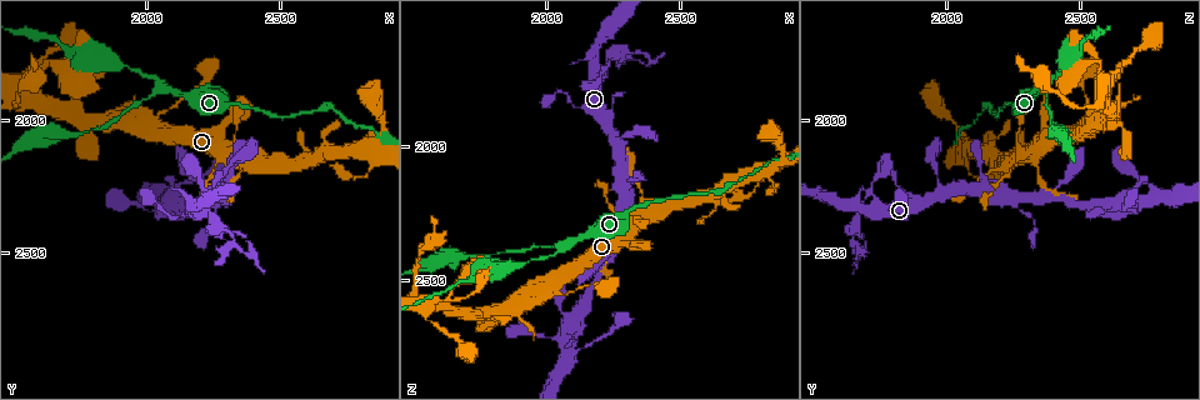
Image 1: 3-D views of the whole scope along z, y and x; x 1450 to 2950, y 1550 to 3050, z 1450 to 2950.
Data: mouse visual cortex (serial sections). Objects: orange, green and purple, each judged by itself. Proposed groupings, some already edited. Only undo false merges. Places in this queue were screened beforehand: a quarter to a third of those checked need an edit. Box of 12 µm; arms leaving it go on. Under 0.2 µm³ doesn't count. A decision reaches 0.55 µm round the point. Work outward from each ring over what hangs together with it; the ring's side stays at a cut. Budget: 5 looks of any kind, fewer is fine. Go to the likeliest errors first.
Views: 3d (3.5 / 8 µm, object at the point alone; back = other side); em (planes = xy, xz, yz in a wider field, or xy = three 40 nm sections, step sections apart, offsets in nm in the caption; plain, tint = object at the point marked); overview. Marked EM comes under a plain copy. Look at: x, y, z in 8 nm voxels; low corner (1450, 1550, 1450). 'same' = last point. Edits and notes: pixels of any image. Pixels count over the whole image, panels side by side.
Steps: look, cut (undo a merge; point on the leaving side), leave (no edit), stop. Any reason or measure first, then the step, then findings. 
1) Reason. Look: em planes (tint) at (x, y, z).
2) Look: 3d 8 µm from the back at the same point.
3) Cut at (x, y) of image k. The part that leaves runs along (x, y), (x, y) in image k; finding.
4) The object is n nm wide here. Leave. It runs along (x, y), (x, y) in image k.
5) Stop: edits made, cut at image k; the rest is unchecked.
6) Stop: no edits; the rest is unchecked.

Look: 3d 3.5 µm at (2070, 1880, 2360).

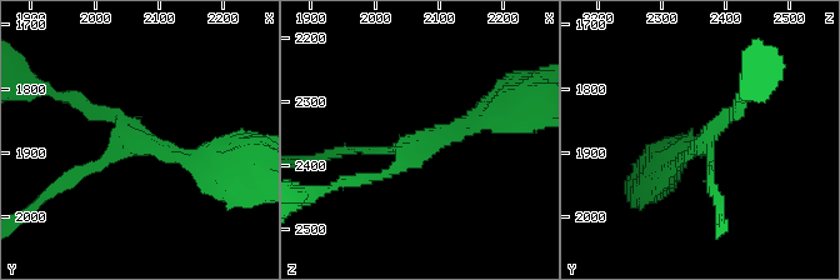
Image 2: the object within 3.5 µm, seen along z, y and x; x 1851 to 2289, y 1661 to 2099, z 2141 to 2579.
3 arms meet here; the arms are 150, 150, 200 nm wide; now the EM. Look: em xy step 5 (tint) at (2065, 1885, 2370).

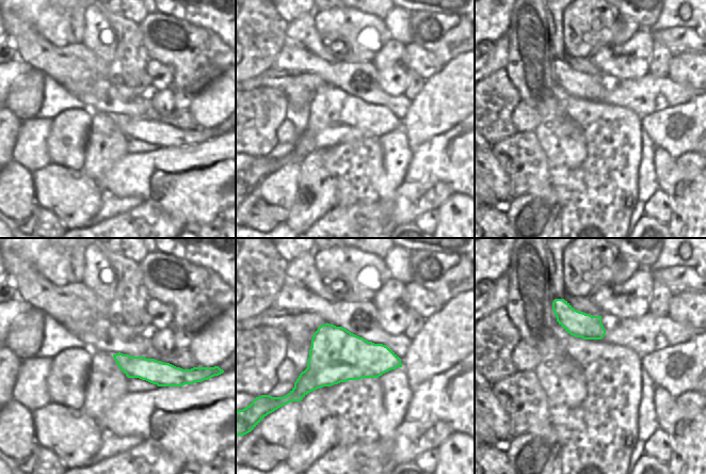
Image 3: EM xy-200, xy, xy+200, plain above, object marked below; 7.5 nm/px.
Leave. It runs along (205, 164), (79, 103) in image 2; one cell here.

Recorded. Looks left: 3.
Thin neck. Look: 3d 3.5 µm at (2240, 2310, 1690).

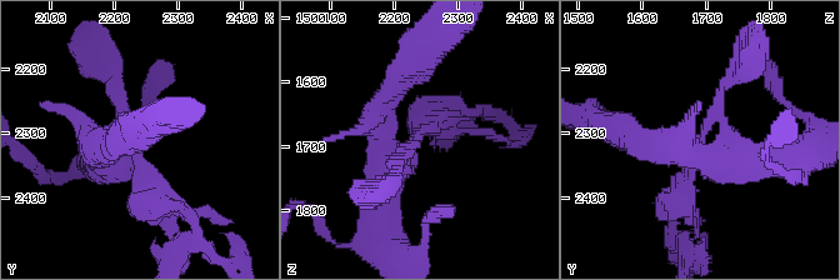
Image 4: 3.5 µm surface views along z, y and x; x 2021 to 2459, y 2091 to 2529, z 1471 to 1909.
Now the EM. Look: em planes (tint) at (2230, 2315, 1695).

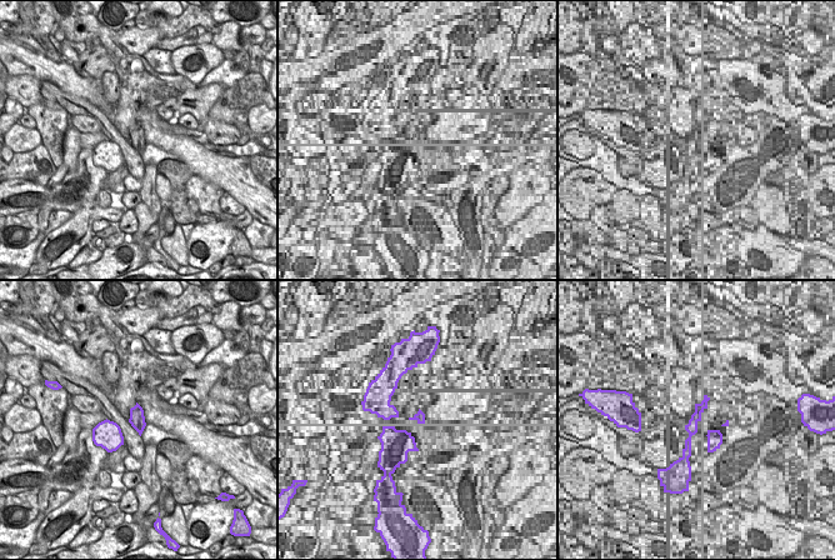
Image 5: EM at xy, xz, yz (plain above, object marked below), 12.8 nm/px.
Cut at (116, 75) of image 4. The part that leaves runs along (400, 160), (441, 103) in image 4; a second cell is stuck on.

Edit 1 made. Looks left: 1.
Stop: edits made, cut at image 4; the rest is unchecked.

